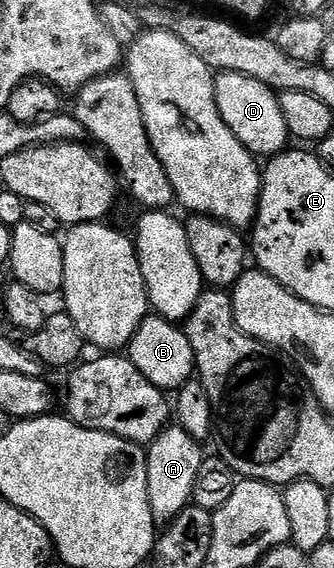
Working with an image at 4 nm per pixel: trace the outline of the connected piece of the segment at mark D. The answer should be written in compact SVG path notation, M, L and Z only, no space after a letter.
M240 72L219 73L214 79L216 108L220 108L220 116L224 116L224 124L232 128L236 140L244 144L255 156L273 156L287 149L291 141L288 124L284 124L284 112L280 112L278 94L268 84L260 84L260 80L252 80L252 76L244 76Z

